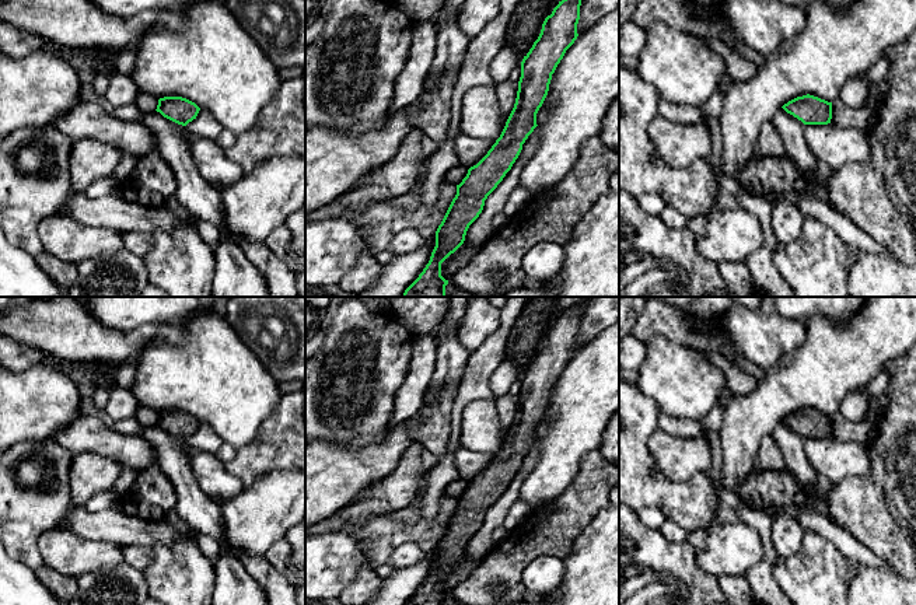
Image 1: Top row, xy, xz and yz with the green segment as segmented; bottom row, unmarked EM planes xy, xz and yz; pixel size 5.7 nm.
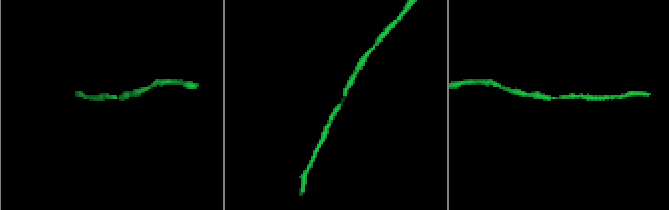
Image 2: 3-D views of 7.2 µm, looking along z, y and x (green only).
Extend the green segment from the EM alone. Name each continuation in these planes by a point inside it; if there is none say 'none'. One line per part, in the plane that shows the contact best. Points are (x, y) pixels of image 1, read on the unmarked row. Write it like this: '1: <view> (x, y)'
none

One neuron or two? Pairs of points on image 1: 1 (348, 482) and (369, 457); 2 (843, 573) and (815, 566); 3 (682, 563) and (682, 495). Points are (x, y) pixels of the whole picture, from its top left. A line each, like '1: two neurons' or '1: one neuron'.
1: one neuron
2: one neuron
3: two neurons

